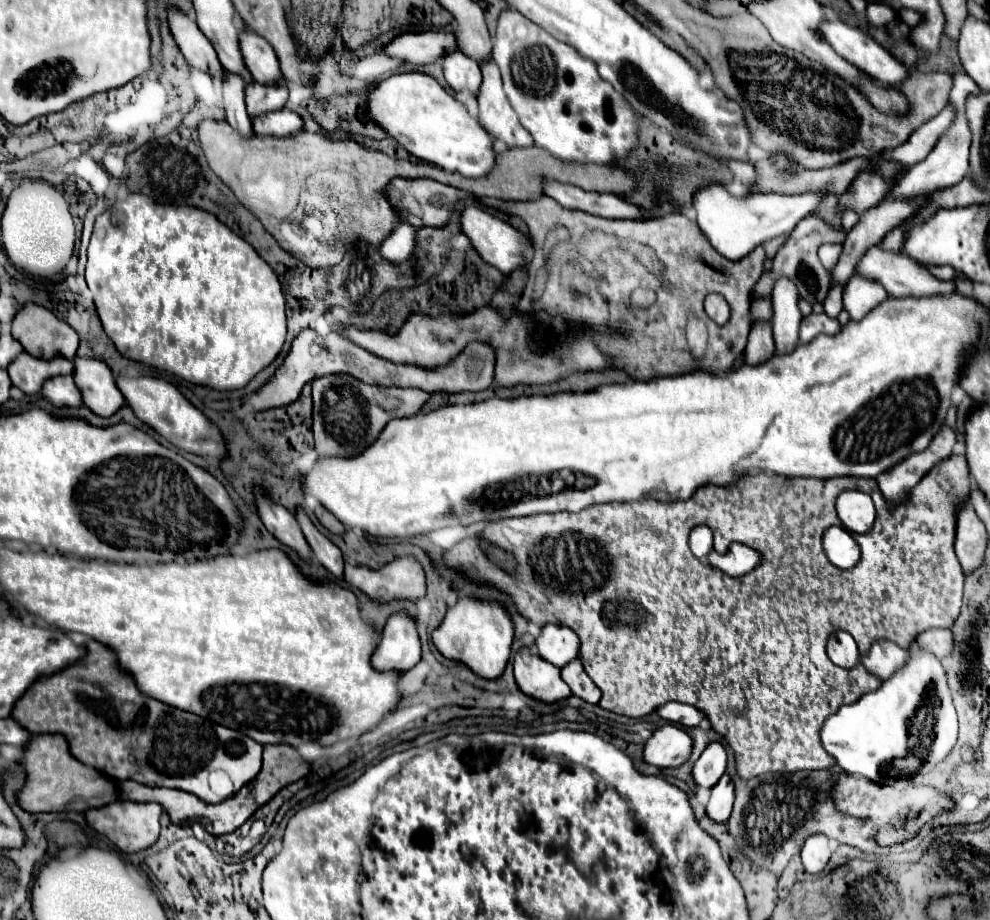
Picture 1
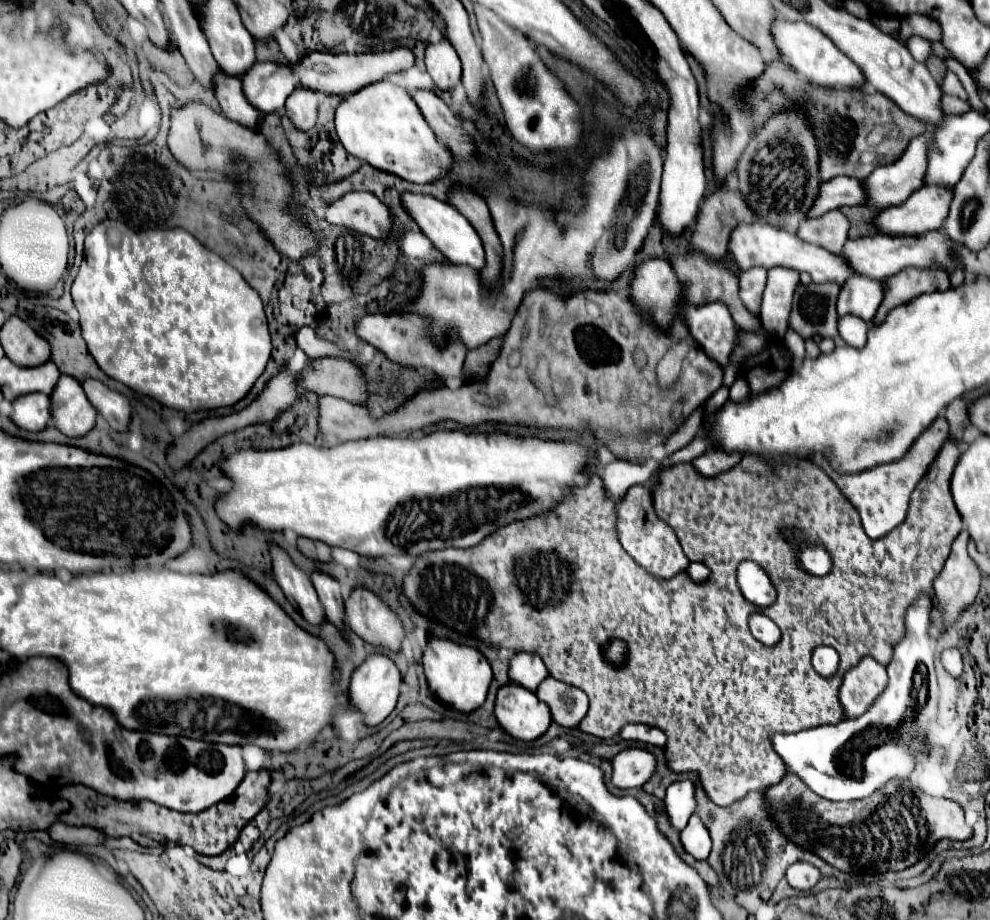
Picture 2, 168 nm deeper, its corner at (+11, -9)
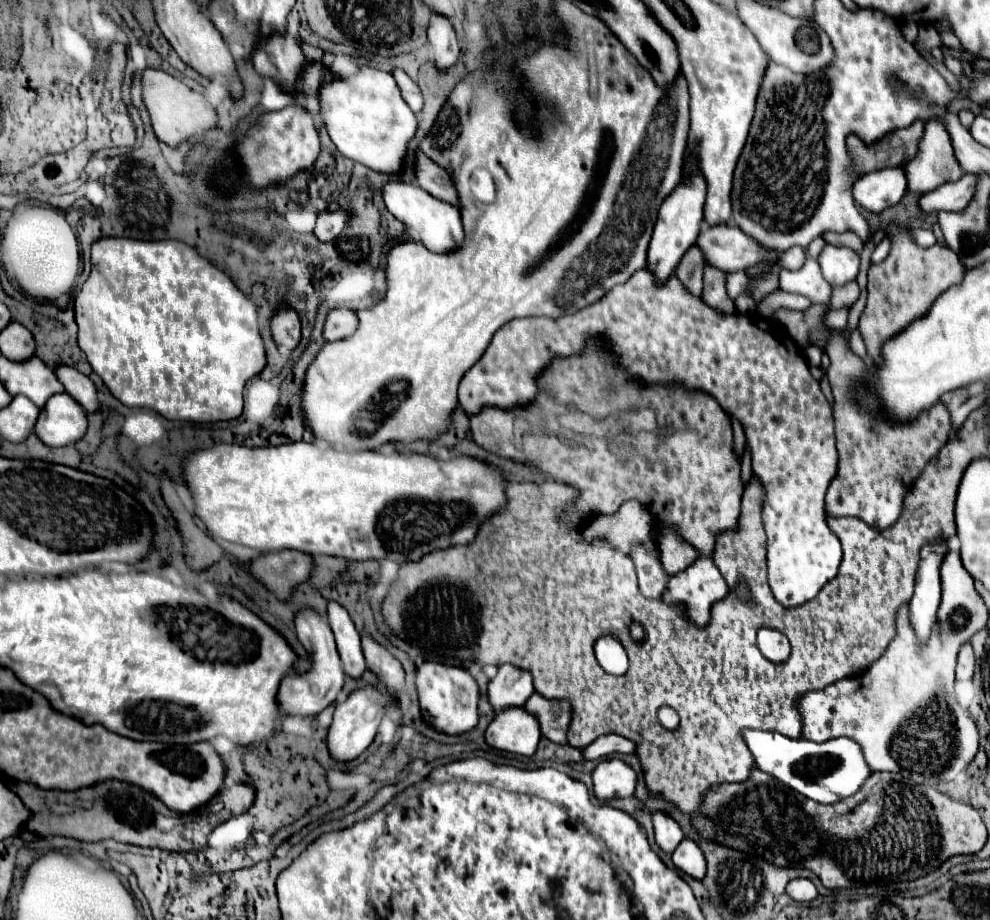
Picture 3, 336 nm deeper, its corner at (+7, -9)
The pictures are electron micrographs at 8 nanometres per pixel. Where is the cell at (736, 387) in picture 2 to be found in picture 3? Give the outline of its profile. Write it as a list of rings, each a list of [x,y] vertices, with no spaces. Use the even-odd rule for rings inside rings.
[[[746,442],[745,444],[745,452],[741,460],[741,469],[742,469],[742,483],[744,487],[750,480],[752,470],[751,470],[751,453],[750,448]]]

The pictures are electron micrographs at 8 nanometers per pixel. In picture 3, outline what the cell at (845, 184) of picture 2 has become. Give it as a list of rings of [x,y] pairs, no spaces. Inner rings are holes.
[[[896,167],[896,169],[882,169],[876,173],[866,173],[854,181],[850,193],[860,207],[880,213],[896,205],[906,193],[904,171]]]

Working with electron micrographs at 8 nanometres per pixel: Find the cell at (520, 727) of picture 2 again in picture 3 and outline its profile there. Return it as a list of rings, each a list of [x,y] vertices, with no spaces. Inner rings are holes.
[[[506,707],[504,711],[498,711],[486,729],[488,745],[528,757],[534,755],[540,737],[542,731],[538,715],[526,711],[524,707]]]

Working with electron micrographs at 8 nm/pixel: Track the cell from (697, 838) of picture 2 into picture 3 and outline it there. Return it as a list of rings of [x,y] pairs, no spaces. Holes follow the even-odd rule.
[[[686,837],[676,847],[676,851],[672,853],[672,861],[680,871],[684,871],[684,873],[688,873],[688,875],[692,875],[696,879],[704,879],[704,875],[706,875],[704,853],[702,853],[700,845],[694,839]]]

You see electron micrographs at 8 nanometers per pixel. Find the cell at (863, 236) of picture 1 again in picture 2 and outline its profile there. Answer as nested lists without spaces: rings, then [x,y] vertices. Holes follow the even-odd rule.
[[[924,185],[908,201],[878,215],[878,229],[888,235],[922,235],[942,227],[948,217],[952,187]]]

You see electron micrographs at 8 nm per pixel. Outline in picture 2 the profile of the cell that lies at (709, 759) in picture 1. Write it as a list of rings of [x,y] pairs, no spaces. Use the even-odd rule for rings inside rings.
[[[678,781],[666,789],[664,809],[666,809],[666,817],[670,825],[676,831],[682,831],[686,827],[690,815],[694,813],[694,807],[696,807],[696,801],[694,801],[692,781]]]

